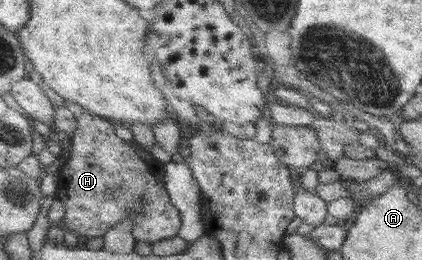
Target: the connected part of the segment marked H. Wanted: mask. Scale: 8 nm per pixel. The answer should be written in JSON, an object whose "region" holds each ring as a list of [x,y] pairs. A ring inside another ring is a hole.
{"region":[[[90,112],[77,116],[79,127],[72,138],[73,153],[59,173],[58,194],[66,205],[66,216],[63,221],[65,226],[76,235],[105,237],[115,225],[132,218],[135,221],[134,233],[137,240],[153,244],[179,235],[183,228],[183,217],[168,190],[165,164],[154,158],[152,152],[142,147],[135,139],[126,141],[118,137],[118,124],[113,120]]]}

